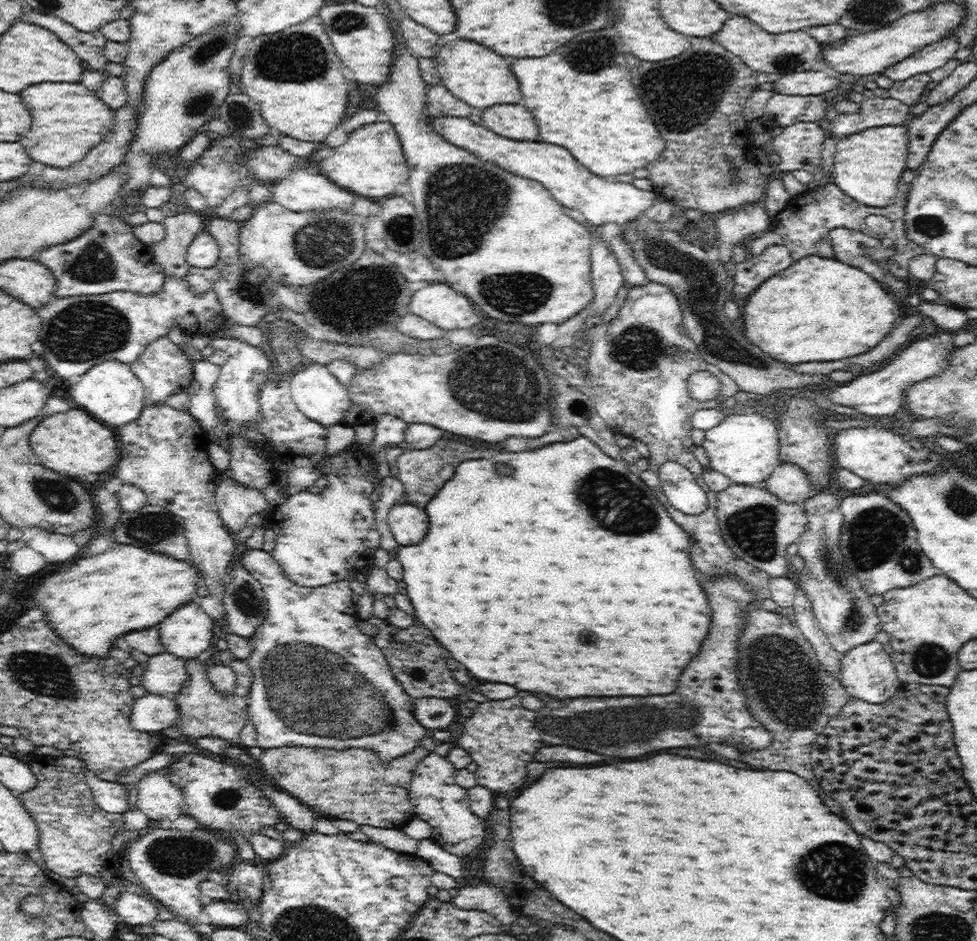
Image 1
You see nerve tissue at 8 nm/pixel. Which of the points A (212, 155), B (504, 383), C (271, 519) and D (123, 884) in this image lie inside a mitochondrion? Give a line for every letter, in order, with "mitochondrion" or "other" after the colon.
A: other
B: mitochondrion
C: other
D: other

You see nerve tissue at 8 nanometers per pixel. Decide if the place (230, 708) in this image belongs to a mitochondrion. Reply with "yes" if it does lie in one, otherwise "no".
no

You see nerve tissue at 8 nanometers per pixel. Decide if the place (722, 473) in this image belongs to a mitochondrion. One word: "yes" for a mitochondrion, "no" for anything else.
no

